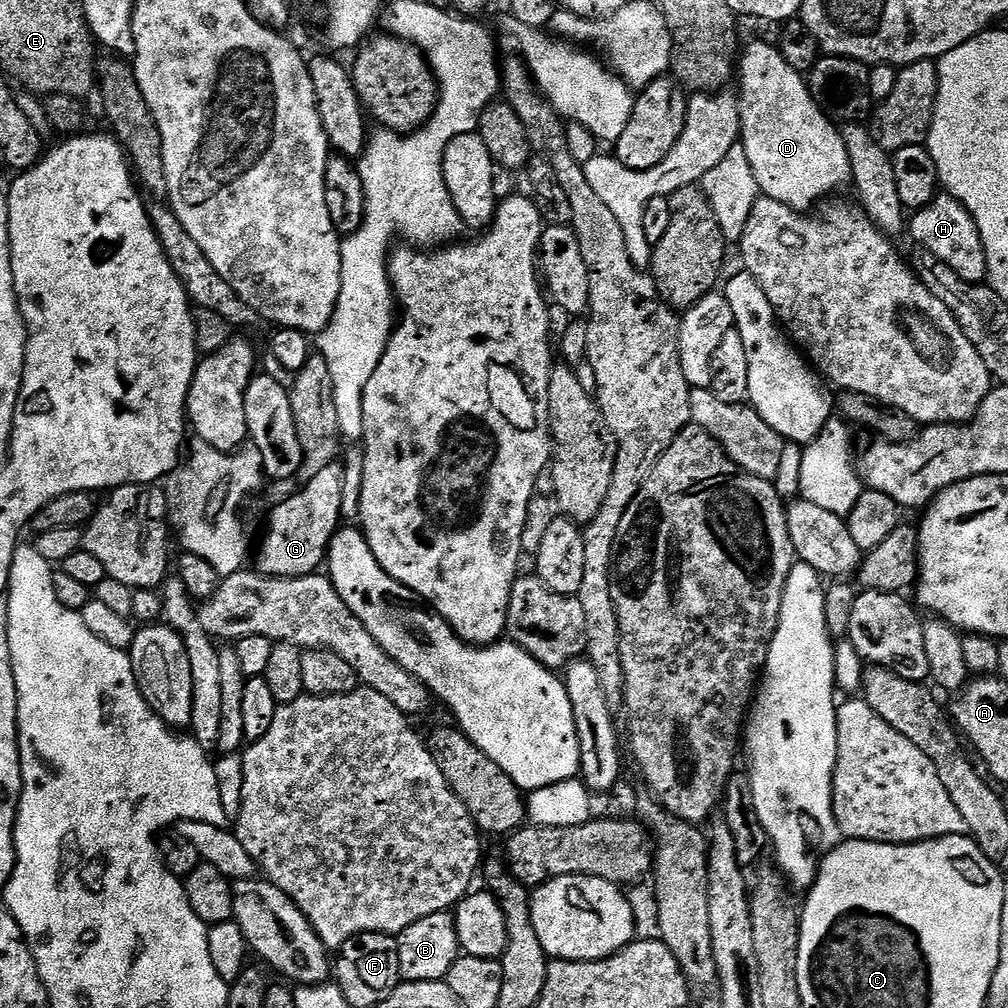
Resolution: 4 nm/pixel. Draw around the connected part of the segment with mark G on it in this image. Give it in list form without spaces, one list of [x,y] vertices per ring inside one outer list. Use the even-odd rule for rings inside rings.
[[[333,462],[323,465],[307,477],[301,492],[288,496],[272,512],[255,567],[264,576],[298,578],[310,576],[325,563],[332,535],[342,524],[342,492],[345,465]]]

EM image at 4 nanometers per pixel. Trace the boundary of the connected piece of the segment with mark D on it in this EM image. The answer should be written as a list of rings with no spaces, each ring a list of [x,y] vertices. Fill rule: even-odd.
[[[775,43],[772,44],[752,44],[748,49],[743,49],[742,55],[738,60],[738,80],[740,76],[740,92],[738,91],[738,99],[740,102],[740,140],[746,150],[746,158],[750,158],[750,170],[754,170],[754,178],[758,182],[761,193],[767,199],[774,202],[782,202],[786,206],[790,206],[795,212],[808,214],[813,211],[812,208],[819,200],[827,198],[831,192],[836,192],[839,188],[844,188],[852,184],[850,155],[847,153],[846,146],[843,144],[841,129],[837,127],[833,121],[828,119],[828,115],[816,105],[814,98],[810,94],[805,77],[801,73],[796,72],[786,62],[786,58],[782,58],[779,47]]]

